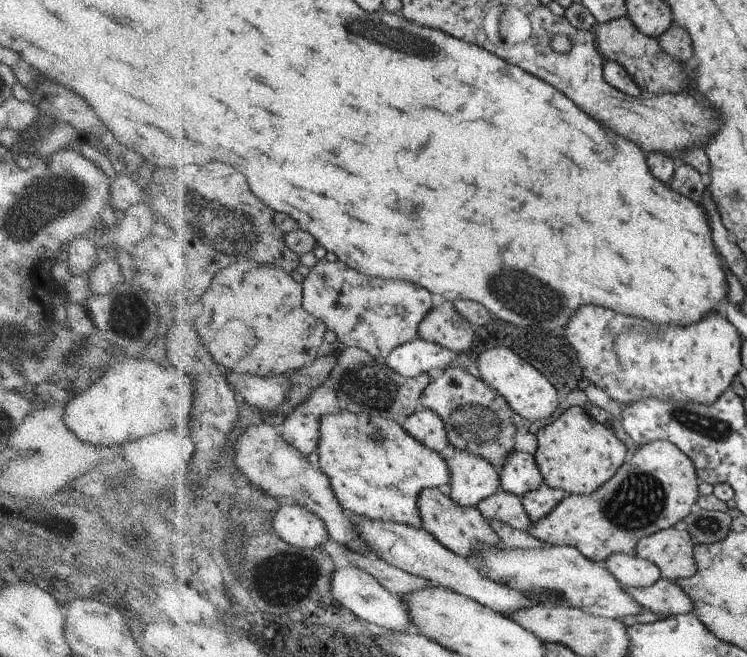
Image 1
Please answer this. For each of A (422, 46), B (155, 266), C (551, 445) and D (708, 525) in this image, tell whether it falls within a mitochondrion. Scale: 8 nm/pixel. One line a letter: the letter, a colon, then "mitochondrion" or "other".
A: mitochondrion
B: other
C: other
D: mitochondrion

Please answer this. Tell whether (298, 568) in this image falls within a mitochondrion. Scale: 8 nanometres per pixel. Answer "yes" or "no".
yes

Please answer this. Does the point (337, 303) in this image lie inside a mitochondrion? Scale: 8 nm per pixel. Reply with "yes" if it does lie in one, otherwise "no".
no

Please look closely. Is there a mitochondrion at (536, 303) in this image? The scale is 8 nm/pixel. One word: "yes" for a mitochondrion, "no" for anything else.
yes

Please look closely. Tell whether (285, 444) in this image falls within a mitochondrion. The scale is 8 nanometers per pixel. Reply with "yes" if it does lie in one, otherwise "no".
no

